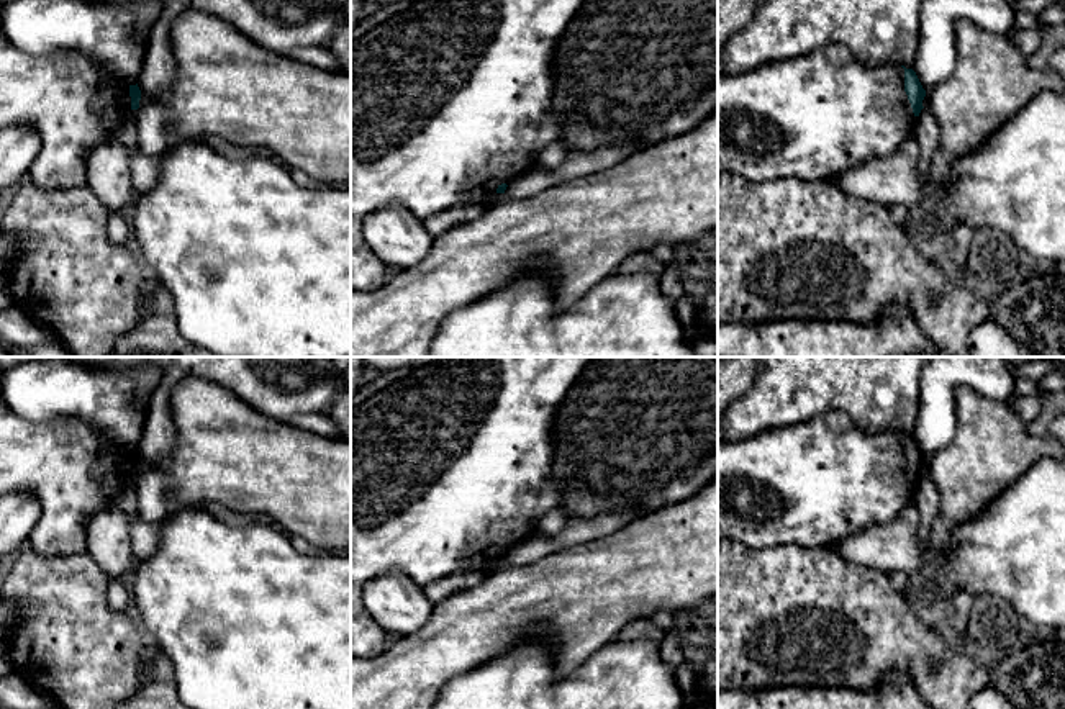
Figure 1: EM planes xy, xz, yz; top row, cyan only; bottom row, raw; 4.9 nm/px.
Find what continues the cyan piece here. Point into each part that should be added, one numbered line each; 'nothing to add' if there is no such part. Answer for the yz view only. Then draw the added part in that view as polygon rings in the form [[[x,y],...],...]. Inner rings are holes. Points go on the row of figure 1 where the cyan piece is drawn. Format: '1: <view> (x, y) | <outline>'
1: yz (813, 117) | [[[827,44],[806,56],[760,65],[744,74],[718,72],[718,167],[750,182],[785,180],[788,177],[803,182],[829,180],[854,165],[891,156],[914,134],[916,123],[918,116],[913,113],[904,92],[904,69],[896,64],[880,64],[875,67],[863,65],[844,44]]]

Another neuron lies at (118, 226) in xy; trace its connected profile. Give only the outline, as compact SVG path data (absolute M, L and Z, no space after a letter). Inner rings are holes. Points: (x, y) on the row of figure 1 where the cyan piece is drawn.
M110 213L106 236L113 244L125 244L129 229L131 221L123 213Z

